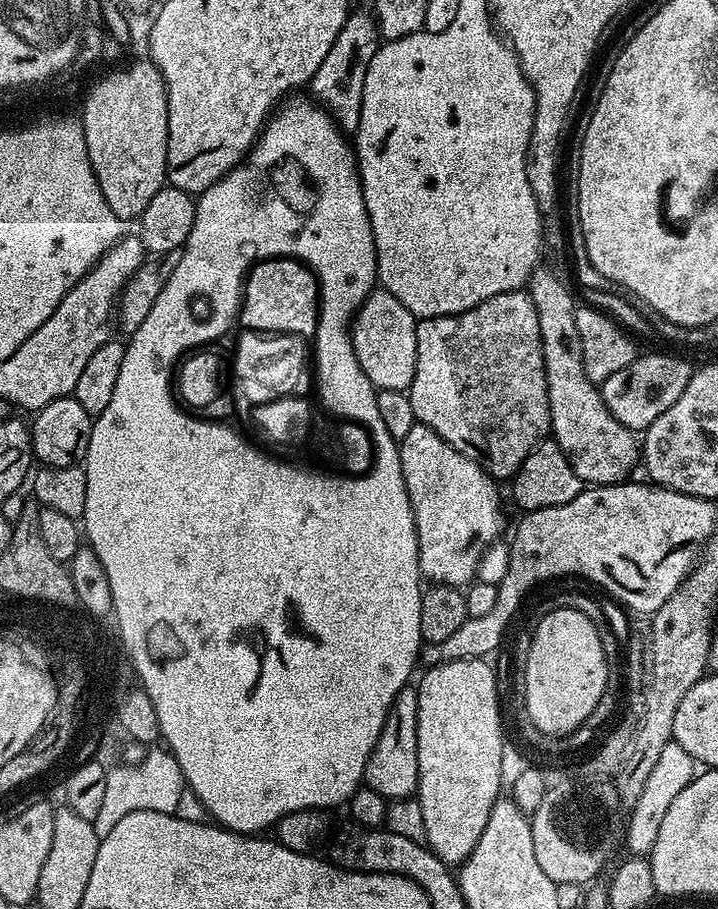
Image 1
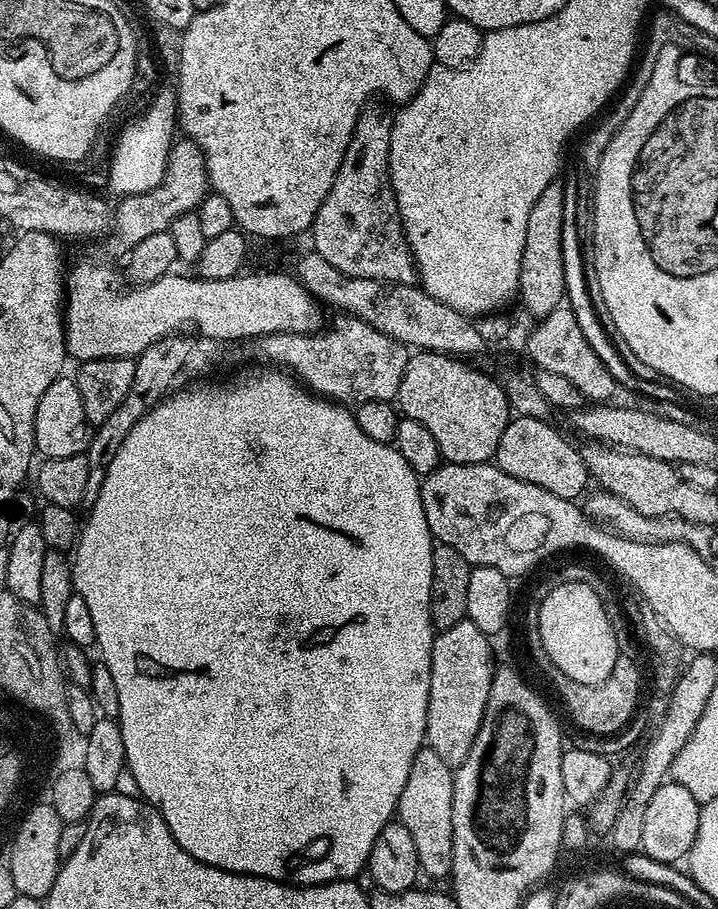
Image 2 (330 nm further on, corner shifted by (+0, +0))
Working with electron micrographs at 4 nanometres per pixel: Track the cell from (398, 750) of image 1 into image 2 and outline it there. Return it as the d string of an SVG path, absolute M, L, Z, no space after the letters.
M422 747L414 754L414 763L410 766L410 774L406 778L406 786L402 789L402 798L398 798L396 816L406 830L410 830L410 838L414 842L414 850L418 850L418 862L421 873L432 880L451 877L452 859L454 858L454 818L452 803L454 802L454 769L446 766L438 754L430 747Z

